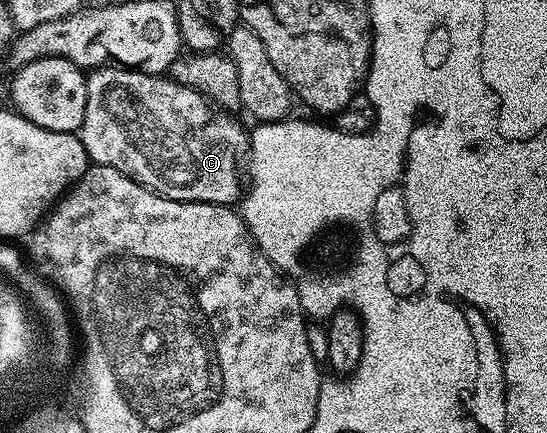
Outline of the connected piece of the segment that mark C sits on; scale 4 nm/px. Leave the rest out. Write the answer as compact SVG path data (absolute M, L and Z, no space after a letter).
M108 64L92 69L87 74L87 103L85 104L85 120L83 127L77 131L79 139L88 159L96 166L108 166L117 168L126 178L132 178L137 184L141 184L146 190L160 194L162 198L177 200L178 202L208 202L218 206L234 207L245 194L245 171L249 166L249 134L241 123L228 111L216 108L211 99L206 98L199 90L188 86L182 86L179 82L172 80L170 76L161 74L145 74L138 68L124 68L118 64Z

